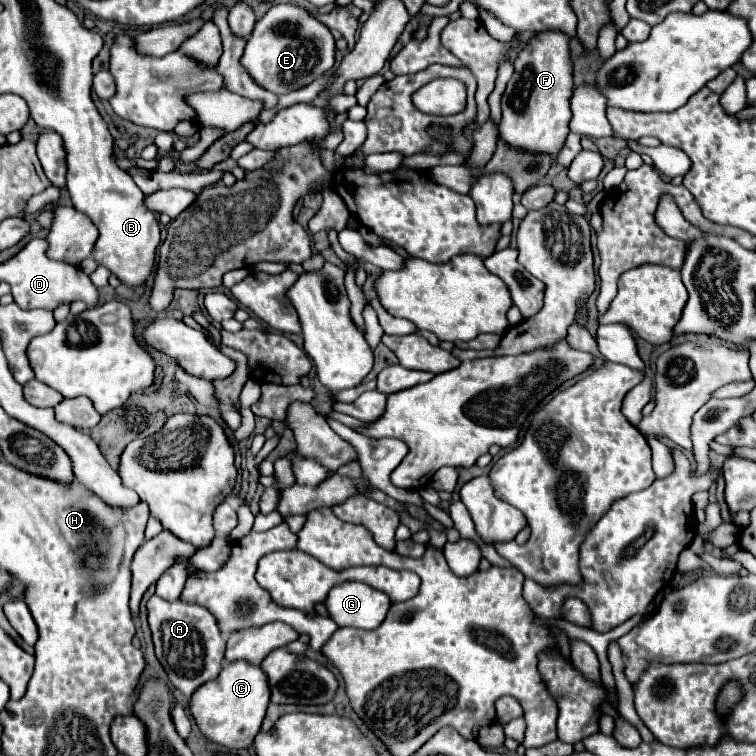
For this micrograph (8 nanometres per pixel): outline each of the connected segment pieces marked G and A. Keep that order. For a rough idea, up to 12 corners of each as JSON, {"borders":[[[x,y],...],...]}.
{"borders":[[[361,582],[335,586],[327,610],[337,626],[373,630],[389,596]],[[147,602],[155,654],[191,696],[223,664],[225,638],[199,604]]]}

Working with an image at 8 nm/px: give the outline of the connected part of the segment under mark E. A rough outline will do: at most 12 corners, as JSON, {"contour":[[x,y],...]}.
{"contour":[[277,4],[241,64],[281,96],[335,64],[331,30],[297,4]]}

